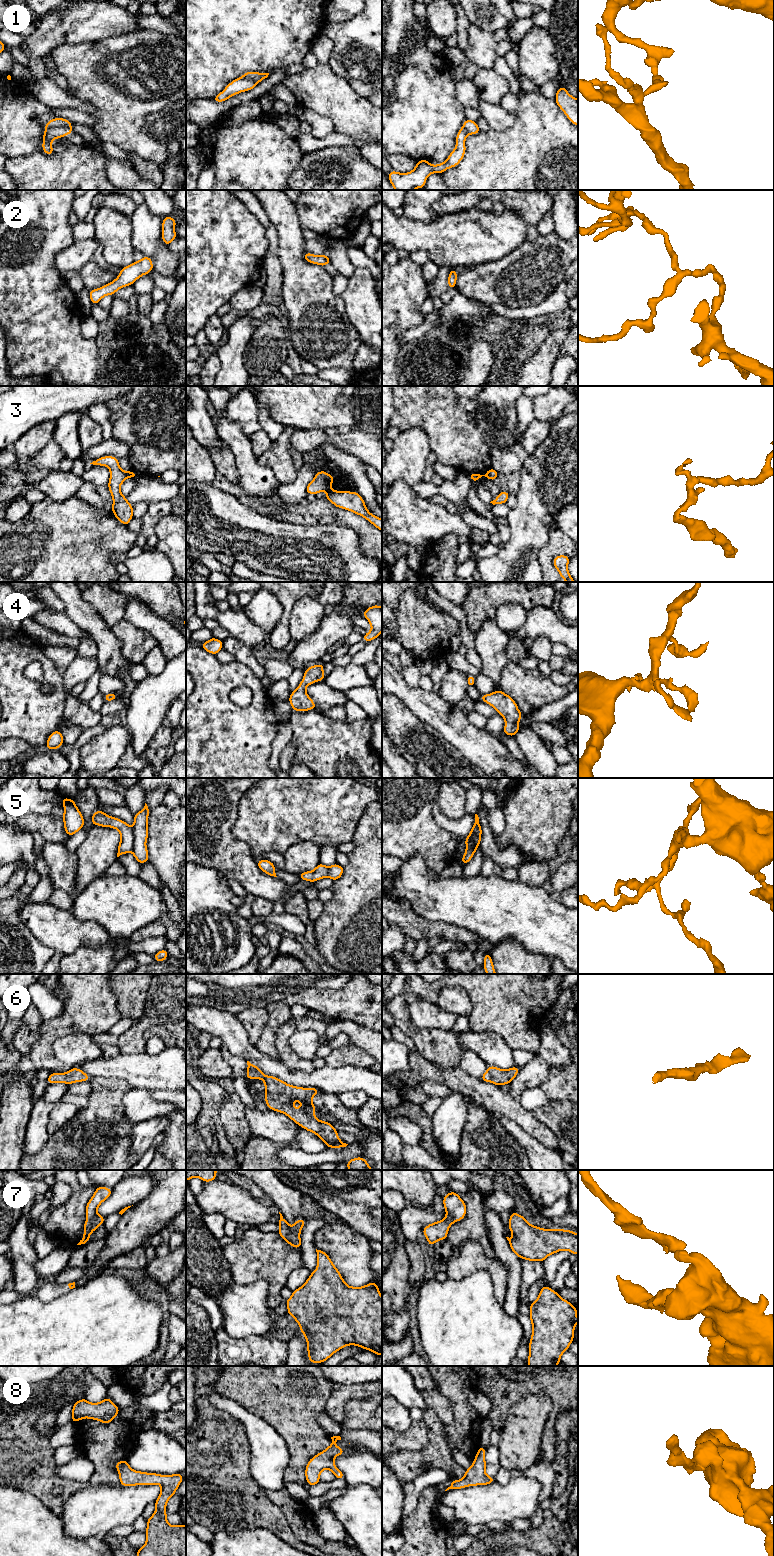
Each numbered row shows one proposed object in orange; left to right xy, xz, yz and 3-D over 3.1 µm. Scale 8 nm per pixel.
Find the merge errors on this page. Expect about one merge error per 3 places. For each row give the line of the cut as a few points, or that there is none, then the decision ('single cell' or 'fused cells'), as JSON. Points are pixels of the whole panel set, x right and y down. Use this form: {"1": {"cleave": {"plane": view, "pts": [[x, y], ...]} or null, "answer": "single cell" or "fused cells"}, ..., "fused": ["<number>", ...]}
{"1": {"cleave": {"plane": "xy", "pts": [[70, 126], [49, 127], [45, 131]]}, "answer": "fused cells"}, "2": {"cleave": null, "answer": "single cell"}, "3": {"cleave": {"plane": "xz", "pts": [[330, 488], [327, 491]]}, "answer": "fused cells"}, "4": {"cleave": null, "answer": "single cell"}, "5": {"cleave": {"plane": "xy", "pts": [[131, 827], [133, 835], [132, 850]]}, "answer": "fused cells"}, "6": {"cleave": null, "answer": "single cell"}, "7": {"cleave": null, "answer": "single cell"}, "8": {"cleave": null, "answer": "single cell"}, "fused": ["1", "3", "5"]}

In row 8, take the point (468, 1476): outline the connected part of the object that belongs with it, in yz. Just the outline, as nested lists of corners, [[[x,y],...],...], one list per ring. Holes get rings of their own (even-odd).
[[[479,1447],[478,1452],[475,1456],[473,1464],[466,1470],[464,1477],[461,1480],[451,1480],[451,1486],[448,1487],[445,1491],[449,1489],[462,1489],[468,1486],[476,1486],[476,1485],[488,1485],[495,1481],[493,1477],[489,1477],[486,1472],[486,1462],[485,1462],[485,1453],[486,1447]]]

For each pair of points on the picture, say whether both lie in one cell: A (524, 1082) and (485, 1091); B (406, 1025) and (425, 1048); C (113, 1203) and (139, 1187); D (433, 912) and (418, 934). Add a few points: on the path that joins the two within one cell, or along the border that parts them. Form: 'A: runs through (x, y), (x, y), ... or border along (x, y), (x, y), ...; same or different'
A: border along (507, 1092), (517, 1100); different
B: runs through (412, 1031), (423, 1042); same
C: runs through (119, 1199), (133, 1189); same
D: border along (409, 905), (417, 914), (429, 920), (451, 925); different

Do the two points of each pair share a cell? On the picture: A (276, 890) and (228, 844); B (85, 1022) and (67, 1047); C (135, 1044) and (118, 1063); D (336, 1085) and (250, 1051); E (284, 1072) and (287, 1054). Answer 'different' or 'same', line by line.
A: same
B: different
C: different
D: same
E: different

